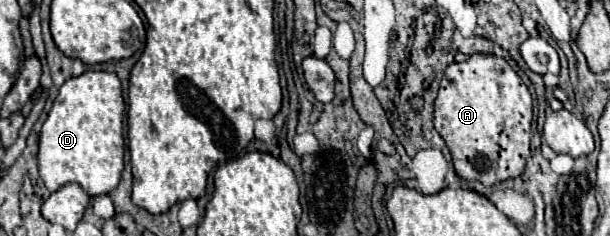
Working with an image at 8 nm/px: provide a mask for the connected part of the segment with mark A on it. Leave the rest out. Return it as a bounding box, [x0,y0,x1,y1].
[435,53,531,185]

